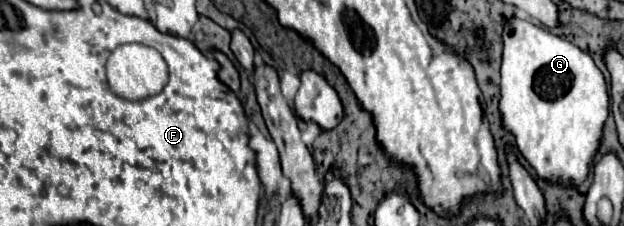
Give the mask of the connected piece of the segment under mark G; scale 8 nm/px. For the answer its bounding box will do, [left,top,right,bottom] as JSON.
[500,17,608,187]

